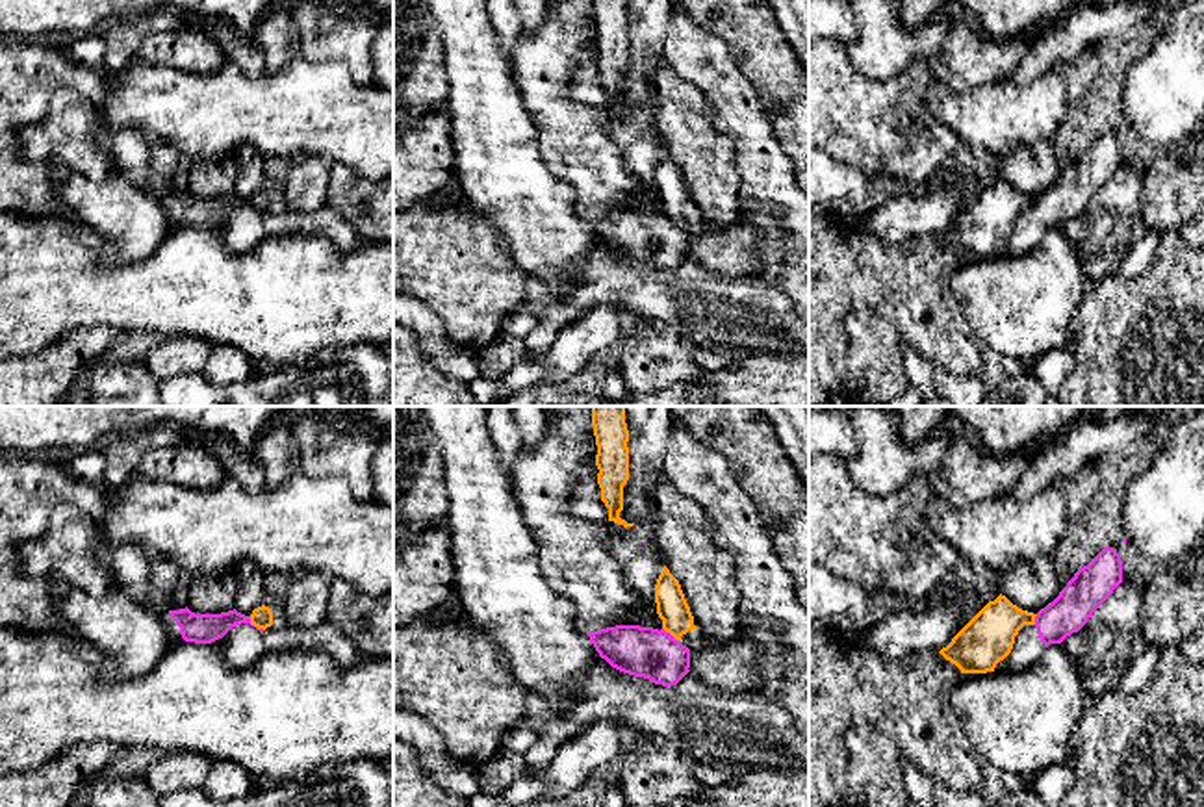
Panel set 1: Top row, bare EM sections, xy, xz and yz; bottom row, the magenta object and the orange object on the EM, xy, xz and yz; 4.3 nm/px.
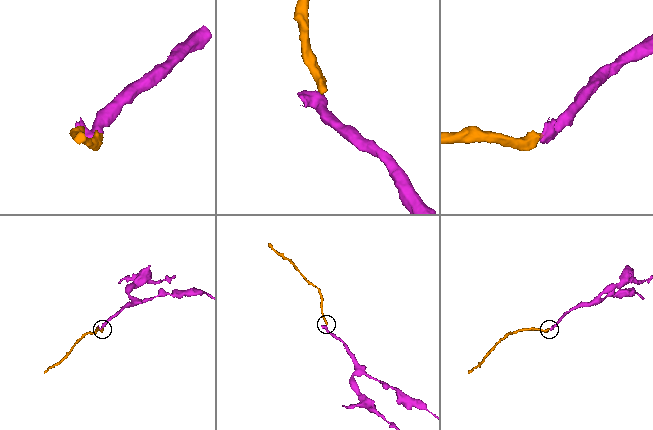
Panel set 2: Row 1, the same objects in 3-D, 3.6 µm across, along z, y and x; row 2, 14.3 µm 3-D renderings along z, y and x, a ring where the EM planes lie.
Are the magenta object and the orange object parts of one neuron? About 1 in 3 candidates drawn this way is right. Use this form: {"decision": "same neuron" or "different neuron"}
{"decision": "different neuron"}

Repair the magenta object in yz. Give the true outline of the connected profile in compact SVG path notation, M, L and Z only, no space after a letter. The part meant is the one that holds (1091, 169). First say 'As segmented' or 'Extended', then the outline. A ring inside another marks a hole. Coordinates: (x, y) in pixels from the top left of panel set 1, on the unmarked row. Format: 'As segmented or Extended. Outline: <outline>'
Extended. Outline: M1104 132L1074 158L1052 187L1037 197L1033 210L1018 215L1011 237L996 249L994 256L1028 254L1050 228L1061 228L1078 217L1121 167L1121 139L1113 132Z

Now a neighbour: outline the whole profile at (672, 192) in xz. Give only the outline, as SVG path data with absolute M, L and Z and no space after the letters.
M664 150L655 169L657 199L662 213L690 236L699 234L703 219L694 210L694 200L685 184L679 165Z

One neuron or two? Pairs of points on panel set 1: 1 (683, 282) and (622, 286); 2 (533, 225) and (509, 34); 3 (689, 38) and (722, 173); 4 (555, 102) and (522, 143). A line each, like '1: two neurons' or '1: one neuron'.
1: one neuron
2: two neurons
3: two neurons
4: two neurons

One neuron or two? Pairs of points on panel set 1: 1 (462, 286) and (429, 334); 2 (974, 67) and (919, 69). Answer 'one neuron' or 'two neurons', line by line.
1: two neurons
2: one neuron

